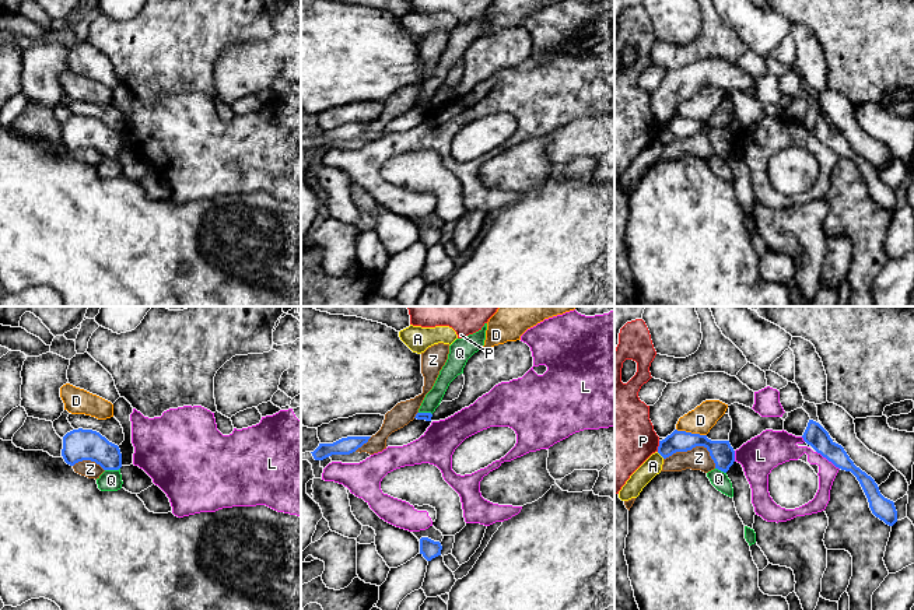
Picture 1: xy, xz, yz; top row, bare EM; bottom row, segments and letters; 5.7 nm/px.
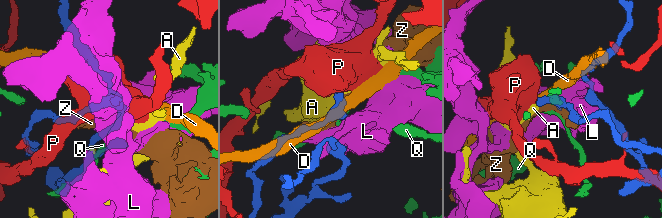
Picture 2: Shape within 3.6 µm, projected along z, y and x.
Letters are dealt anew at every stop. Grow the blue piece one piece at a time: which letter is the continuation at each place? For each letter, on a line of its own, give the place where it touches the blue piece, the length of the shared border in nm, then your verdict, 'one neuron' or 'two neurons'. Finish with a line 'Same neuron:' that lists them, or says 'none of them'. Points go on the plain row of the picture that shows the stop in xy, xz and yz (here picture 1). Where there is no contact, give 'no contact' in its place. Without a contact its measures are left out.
A: yz (661, 142) | 60 nm | two neurons
D: yz (690, 119) | 180 nm | two neurons
L: yz (827, 146) | 170 nm | two neurons
P: yz (658, 133) | 70 nm | two neurons
Q: xy (112, 155) | 90 nm | two neurons
Z: yz (694, 133) | 300 nm | two neurons
Same neuron: none of them

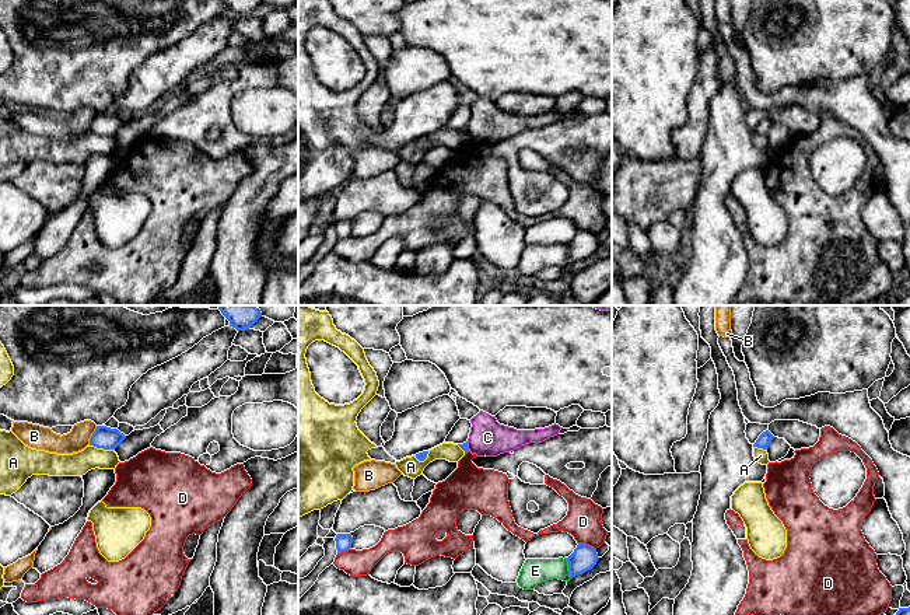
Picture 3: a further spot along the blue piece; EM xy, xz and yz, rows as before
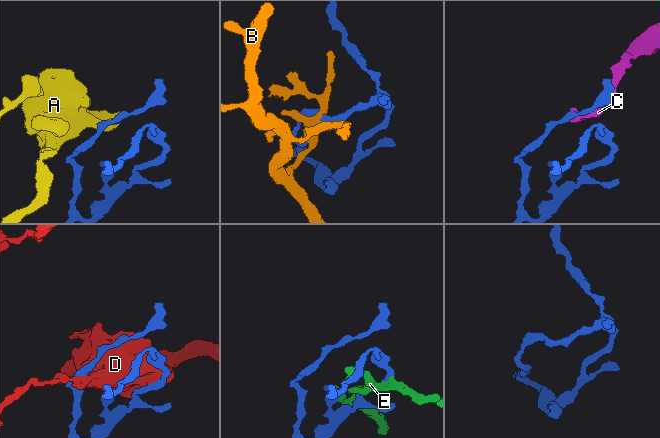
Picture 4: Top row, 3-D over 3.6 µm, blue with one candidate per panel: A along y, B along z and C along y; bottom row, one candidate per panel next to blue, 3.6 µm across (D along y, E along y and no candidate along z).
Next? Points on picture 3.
A: xy (102, 133) | 150 nm | two neurons
B: xy (91, 122) | 120 nm | two neurons
C: xz (466, 132) | 60 nm | two neurons
D: xz (585, 230) | 110 nm | two neurons
E: xz (569, 254) | 120 nm | two neurons
Same neuron: none of them

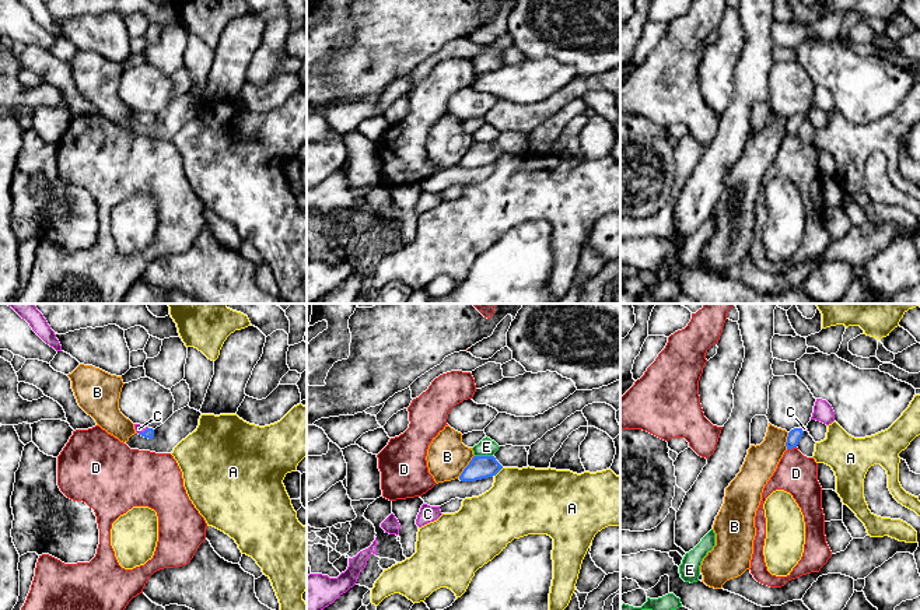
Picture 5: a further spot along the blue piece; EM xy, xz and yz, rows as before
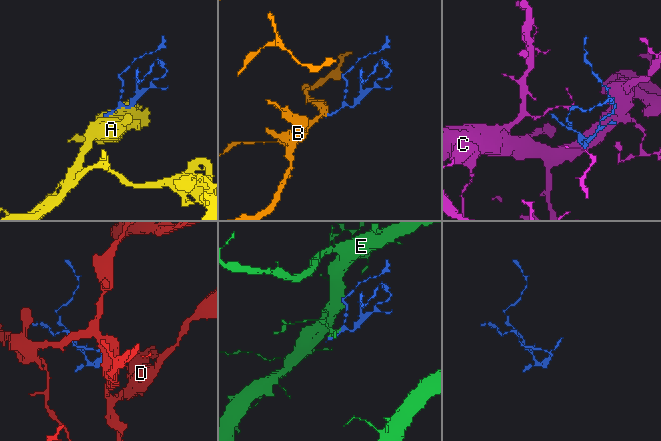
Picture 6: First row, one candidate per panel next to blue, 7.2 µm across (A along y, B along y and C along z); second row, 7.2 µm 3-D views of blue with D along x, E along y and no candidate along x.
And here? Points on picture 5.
A: xz (499, 157) | 80 nm | two neurons
B: xz (467, 153) | 160 nm | two neurons
C: xy (144, 118) | 70 nm | one neuron
D: yz (791, 135) | 60 nm | two neurons
E: xz (483, 143) | 100 nm | two neurons
Same neuron: C

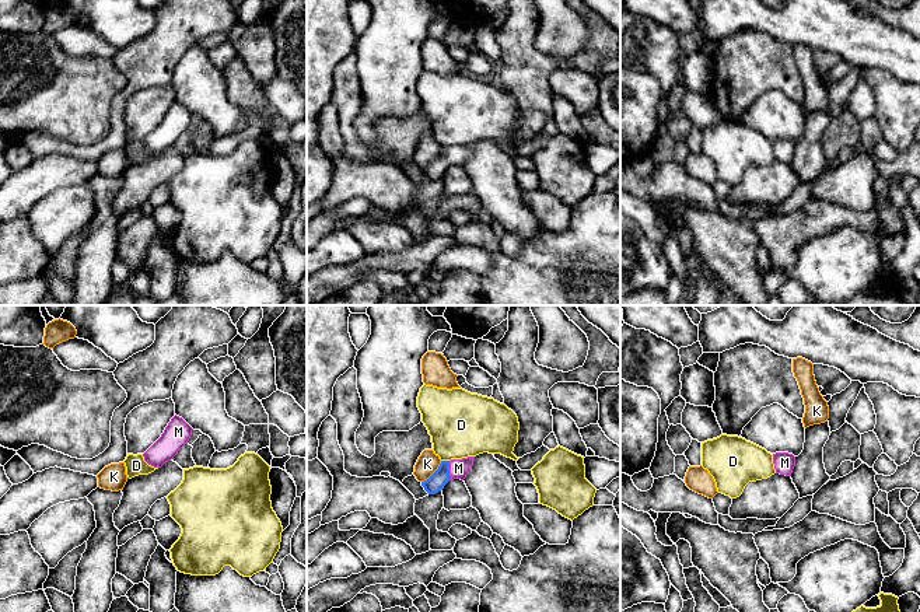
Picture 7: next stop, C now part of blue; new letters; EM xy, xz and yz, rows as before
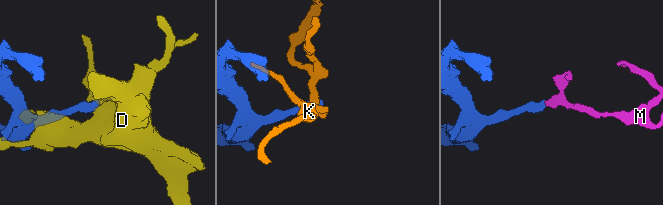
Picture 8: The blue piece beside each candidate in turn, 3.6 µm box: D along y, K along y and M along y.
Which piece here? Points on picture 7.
D: xz (445, 147) | 50 nm | two neurons
K: xz (434, 158) | 170 nm | two neurons
M: xz (448, 157) | 110 nm | one neuron
Same neuron: M

